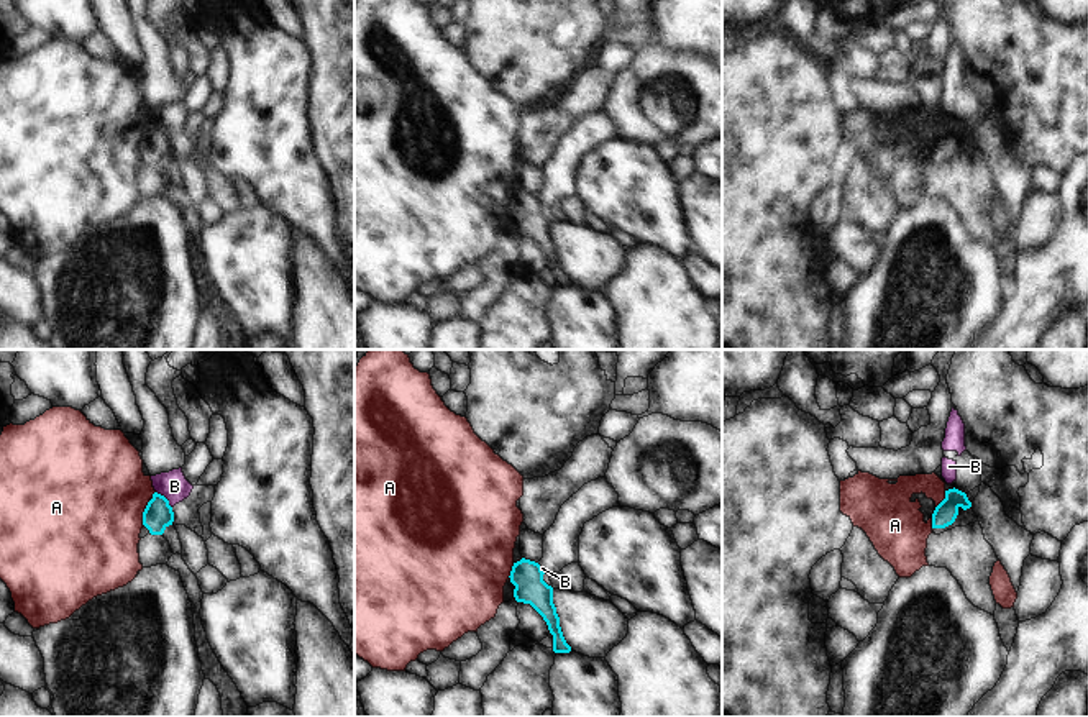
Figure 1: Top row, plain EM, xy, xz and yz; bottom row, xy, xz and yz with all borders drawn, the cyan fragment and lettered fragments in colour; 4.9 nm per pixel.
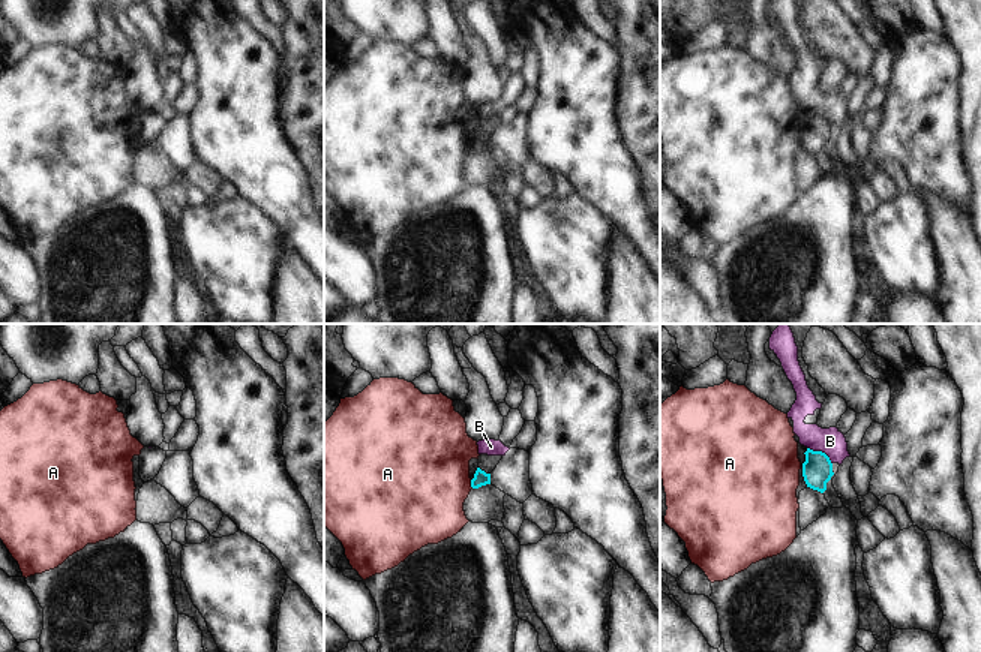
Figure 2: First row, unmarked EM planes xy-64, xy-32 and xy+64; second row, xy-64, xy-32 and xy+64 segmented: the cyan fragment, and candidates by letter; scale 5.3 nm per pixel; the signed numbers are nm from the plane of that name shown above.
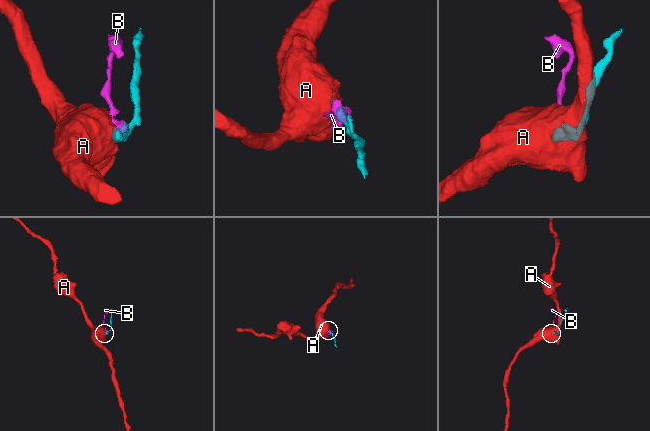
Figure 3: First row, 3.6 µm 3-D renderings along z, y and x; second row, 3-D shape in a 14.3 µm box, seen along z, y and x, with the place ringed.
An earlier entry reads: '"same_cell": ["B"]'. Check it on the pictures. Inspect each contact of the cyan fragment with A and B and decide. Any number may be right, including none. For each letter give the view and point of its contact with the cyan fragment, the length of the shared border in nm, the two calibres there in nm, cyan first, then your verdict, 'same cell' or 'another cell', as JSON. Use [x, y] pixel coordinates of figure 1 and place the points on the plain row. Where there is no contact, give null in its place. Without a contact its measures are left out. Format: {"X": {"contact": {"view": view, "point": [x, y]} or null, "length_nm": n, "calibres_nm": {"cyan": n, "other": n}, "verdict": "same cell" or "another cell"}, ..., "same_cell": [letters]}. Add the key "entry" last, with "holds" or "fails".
{"A": {"contact": {"view": "xy", "point": [143, 145]}, "length_nm": 130, "calibres_nm": {"cyan": 140, "other": 500}, "verdict": "another cell"}, "B": {"contact": {"view": "xy", "point": [166, 132]}, "length_nm": 120, "calibres_nm": {"cyan": 140, "other": 140}, "verdict": "another cell"}, "same_cell": [], "entry": "fails"}

